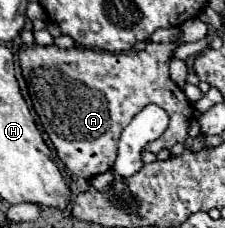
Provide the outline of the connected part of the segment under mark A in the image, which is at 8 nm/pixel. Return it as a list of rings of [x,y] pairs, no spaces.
[[[190,19],[182,25],[178,41],[148,43],[140,53],[108,53],[86,47],[60,49],[56,45],[32,45],[22,49],[18,61],[28,95],[44,131],[58,151],[60,161],[74,175],[84,179],[106,173],[116,161],[116,145],[122,129],[150,103],[156,103],[168,113],[170,125],[162,137],[148,143],[148,151],[158,153],[164,147],[170,149],[176,143],[184,143],[188,139],[192,105],[182,89],[170,79],[168,65],[178,45],[200,41],[206,33],[208,25],[204,21]]]

